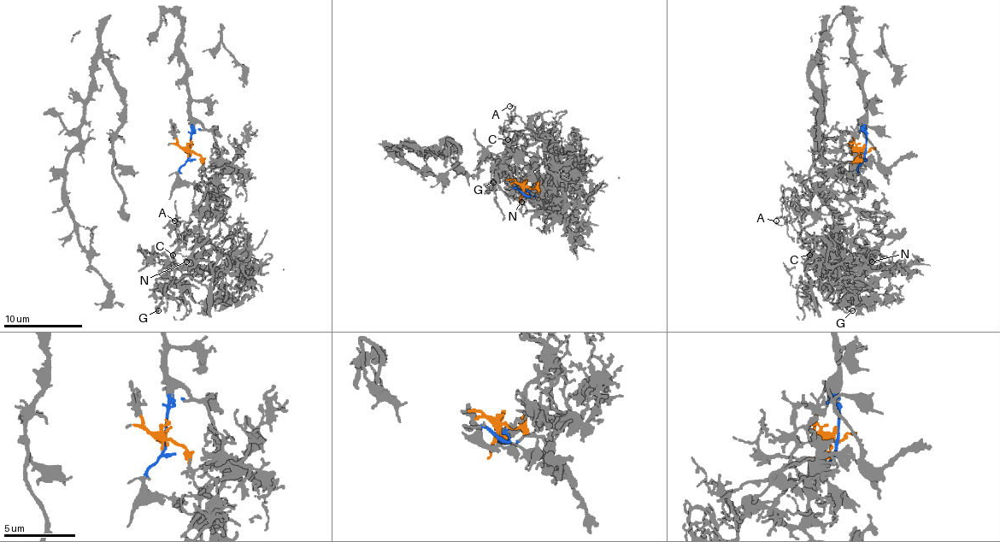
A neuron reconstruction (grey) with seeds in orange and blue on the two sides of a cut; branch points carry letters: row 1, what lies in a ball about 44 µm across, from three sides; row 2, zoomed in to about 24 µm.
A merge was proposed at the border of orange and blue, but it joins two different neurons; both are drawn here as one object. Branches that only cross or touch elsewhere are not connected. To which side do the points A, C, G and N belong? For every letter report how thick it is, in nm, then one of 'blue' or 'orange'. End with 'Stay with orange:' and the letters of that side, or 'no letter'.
A: calibre 120 nm; orange
C: calibre 110 nm; orange
G: calibre 80 nm; orange
N: calibre 150 nm; orange
Stay with orange: A, C, G, N

